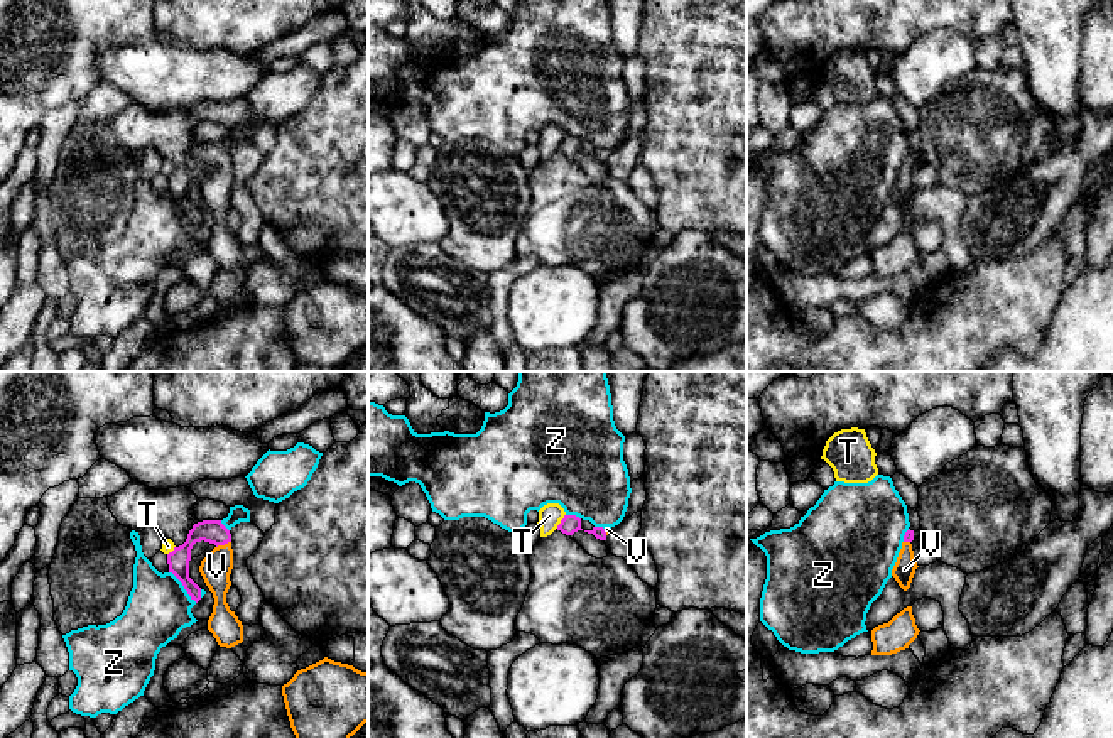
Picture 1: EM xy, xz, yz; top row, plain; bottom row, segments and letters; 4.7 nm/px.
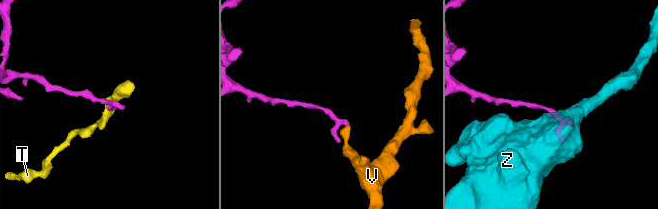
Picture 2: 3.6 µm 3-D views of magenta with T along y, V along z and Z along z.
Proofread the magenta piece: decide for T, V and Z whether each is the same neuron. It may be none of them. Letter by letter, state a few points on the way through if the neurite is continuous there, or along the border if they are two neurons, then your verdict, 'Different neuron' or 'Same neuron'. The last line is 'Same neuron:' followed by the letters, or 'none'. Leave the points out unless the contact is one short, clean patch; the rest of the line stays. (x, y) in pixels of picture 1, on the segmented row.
T: Boundary: xz (564, 514), (556, 527). Different neuron
V: Path across: xy (215, 532), (223, 544), (217, 566). Same neuron
Z: Boundary: xy (169, 571), (196, 602). Different neuron
Same neuron: V

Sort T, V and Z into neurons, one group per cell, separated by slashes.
T / V / Z

